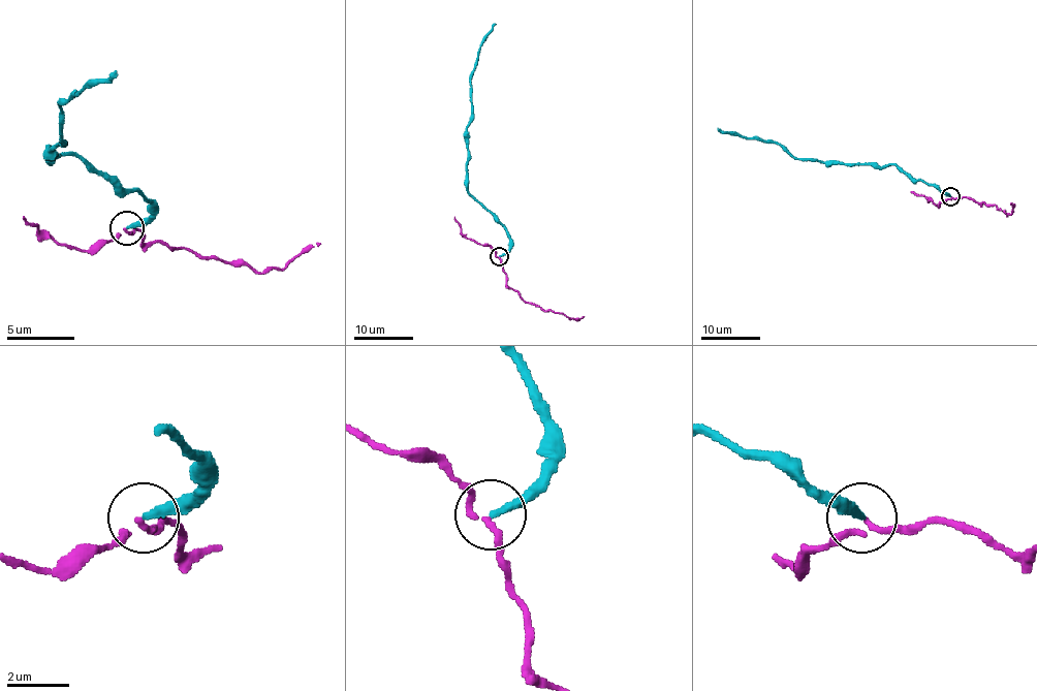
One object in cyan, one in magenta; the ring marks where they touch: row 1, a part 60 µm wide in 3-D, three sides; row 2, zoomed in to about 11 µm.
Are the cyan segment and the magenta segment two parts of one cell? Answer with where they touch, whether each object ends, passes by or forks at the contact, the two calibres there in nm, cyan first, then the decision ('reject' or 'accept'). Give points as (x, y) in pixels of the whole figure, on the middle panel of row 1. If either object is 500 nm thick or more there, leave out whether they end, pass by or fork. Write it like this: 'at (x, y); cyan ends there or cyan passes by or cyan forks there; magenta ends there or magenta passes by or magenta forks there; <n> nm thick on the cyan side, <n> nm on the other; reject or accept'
at (499, 256); cyan ends there; magenta passes by; 240 nm thick on the cyan side, 140 nm on the other; reject

